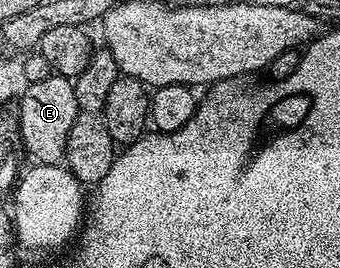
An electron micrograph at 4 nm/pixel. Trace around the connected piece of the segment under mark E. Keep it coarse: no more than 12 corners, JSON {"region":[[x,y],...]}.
{"region":[[53,74],[18,100],[25,155],[58,164],[76,122],[74,85]]}

